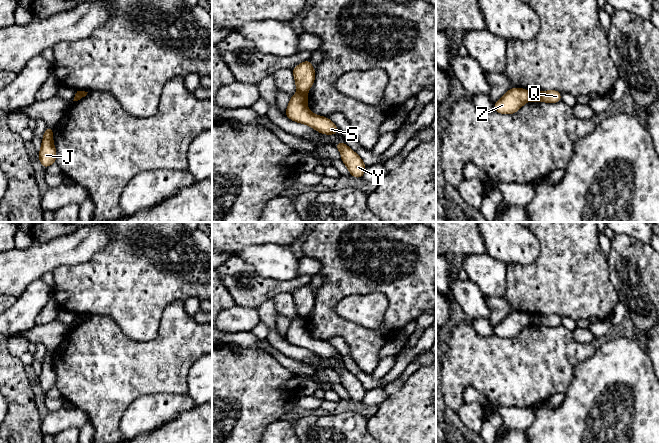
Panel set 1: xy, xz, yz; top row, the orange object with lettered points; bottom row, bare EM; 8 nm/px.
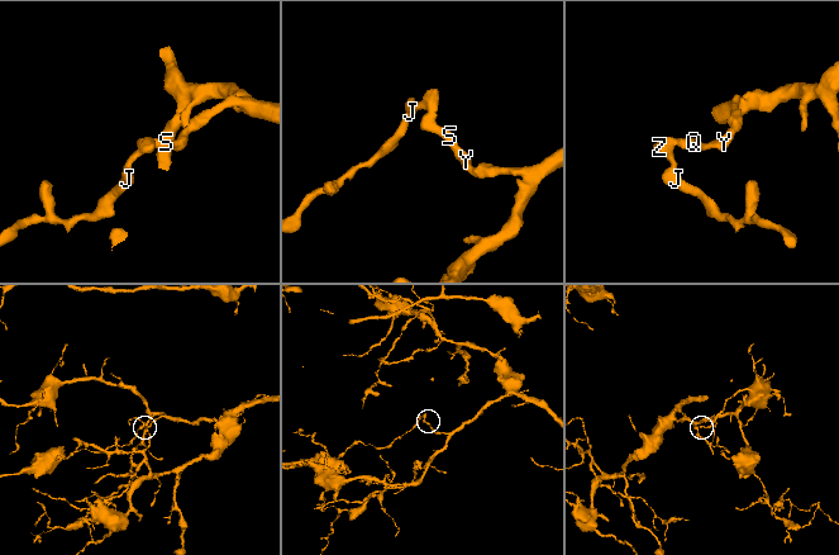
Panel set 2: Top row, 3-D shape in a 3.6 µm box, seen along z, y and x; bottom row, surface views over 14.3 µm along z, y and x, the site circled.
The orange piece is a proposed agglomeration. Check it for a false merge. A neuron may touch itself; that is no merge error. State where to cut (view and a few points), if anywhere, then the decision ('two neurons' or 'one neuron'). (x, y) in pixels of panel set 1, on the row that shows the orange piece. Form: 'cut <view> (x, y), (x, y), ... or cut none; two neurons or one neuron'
cut xz (298, 91), (305, 92); two neurons

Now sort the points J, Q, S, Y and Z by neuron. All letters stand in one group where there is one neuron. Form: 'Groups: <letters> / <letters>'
Groups: J Z / Q S Y

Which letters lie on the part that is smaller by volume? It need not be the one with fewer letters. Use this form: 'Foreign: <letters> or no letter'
Foreign: J, Z

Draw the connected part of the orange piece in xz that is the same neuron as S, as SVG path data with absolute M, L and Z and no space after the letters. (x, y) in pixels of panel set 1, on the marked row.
M298 92L292 95L285 115L290 120L308 125L319 133L326 135L336 134L339 129L330 119L315 115L307 108L308 100L309 97L306 92Z

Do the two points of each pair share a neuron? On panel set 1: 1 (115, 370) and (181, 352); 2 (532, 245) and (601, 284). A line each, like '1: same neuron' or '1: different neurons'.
1: same neuron
2: different neurons

